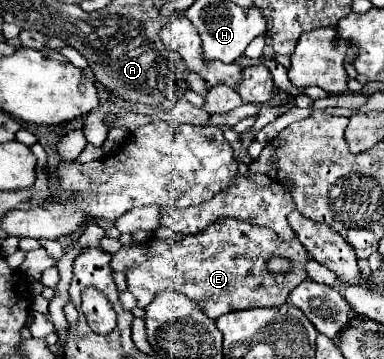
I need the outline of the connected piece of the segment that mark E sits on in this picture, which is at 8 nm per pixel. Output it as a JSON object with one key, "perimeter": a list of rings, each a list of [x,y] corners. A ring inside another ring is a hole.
{"perimeter":[[[219,219],[207,229],[181,239],[153,237],[145,243],[123,245],[113,255],[111,269],[127,275],[127,287],[135,295],[139,307],[147,307],[159,291],[173,289],[191,297],[191,301],[215,321],[229,311],[283,305],[289,291],[307,277],[303,269],[305,261],[307,251],[297,239],[285,243],[279,241],[271,229],[235,219]],[[271,255],[291,259],[293,269],[287,273],[271,273],[267,269]]]}

